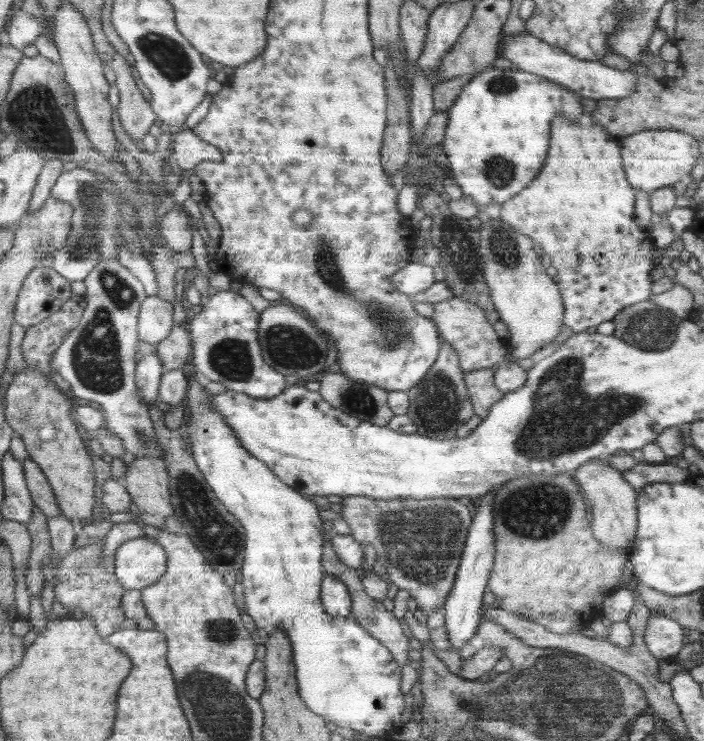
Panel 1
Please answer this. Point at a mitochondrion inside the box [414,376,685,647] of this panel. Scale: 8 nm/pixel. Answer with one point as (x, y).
(539, 512)

